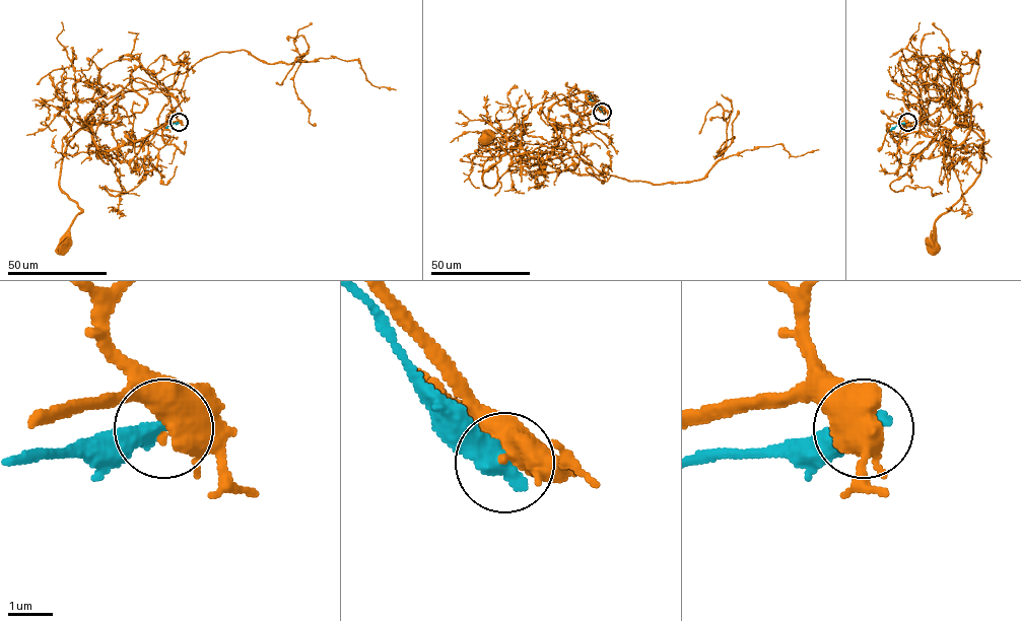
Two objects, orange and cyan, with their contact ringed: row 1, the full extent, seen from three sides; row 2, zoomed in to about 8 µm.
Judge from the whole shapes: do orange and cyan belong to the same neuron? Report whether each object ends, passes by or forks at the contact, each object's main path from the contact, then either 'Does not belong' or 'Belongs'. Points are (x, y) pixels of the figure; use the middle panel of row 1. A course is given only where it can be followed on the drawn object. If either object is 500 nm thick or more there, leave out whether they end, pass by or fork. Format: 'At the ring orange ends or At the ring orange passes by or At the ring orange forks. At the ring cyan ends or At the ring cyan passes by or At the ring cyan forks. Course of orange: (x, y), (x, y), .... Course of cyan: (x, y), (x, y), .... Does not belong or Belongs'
Course of orange: (603, 112), (587, 91), (557, 101), (558, 143), (514, 155), (493, 187), (482, 175), (505, 152), (485, 139). Course of cyan: (603, 112), (590, 93). Does not belong

